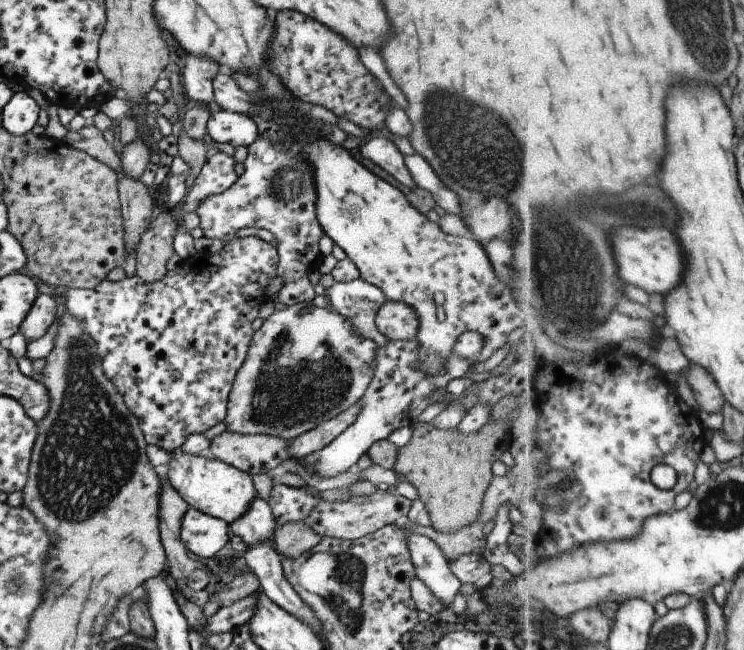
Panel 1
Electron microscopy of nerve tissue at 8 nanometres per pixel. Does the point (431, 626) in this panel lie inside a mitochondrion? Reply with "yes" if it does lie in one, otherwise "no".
no

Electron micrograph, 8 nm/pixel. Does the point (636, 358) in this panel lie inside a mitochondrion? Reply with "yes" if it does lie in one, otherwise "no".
no

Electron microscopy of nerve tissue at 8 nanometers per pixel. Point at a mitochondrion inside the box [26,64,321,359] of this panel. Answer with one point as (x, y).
(286, 185)

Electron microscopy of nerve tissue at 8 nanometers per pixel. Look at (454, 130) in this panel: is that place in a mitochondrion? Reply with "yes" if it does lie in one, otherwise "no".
yes

